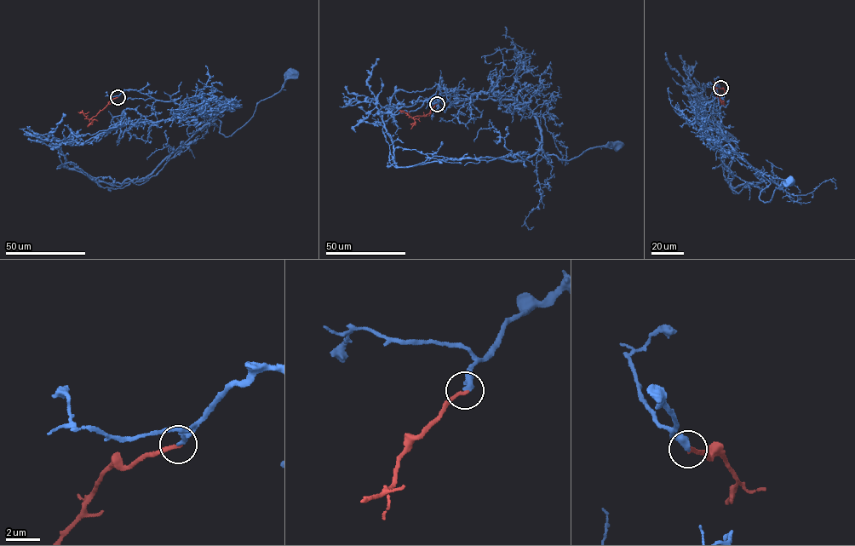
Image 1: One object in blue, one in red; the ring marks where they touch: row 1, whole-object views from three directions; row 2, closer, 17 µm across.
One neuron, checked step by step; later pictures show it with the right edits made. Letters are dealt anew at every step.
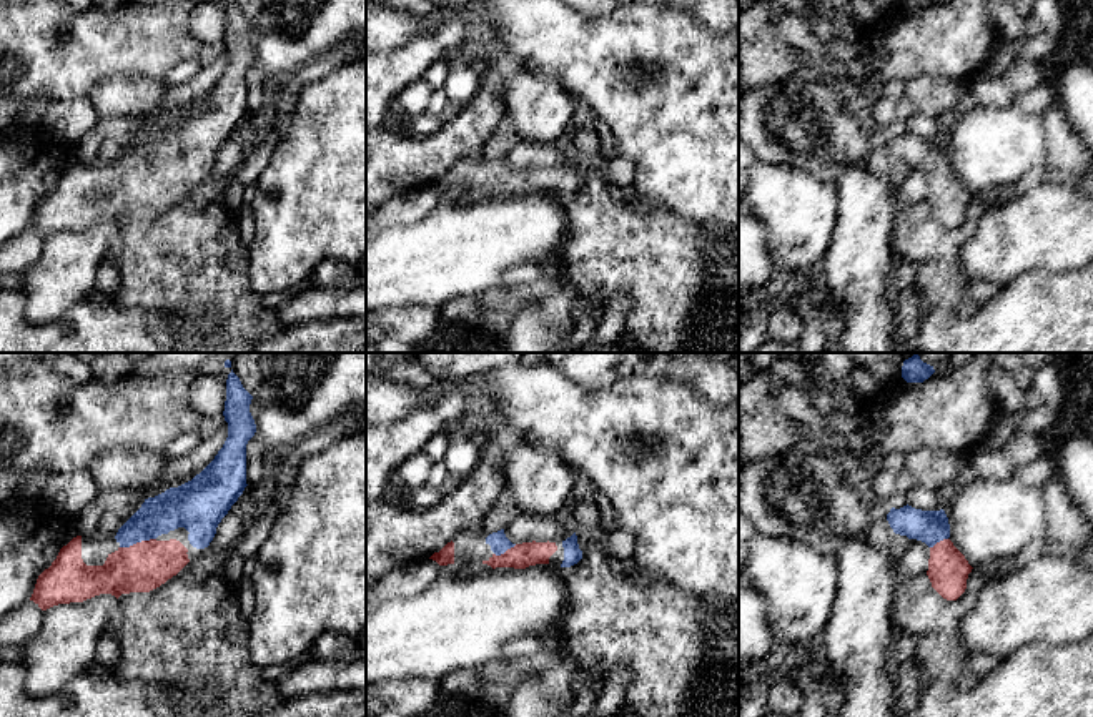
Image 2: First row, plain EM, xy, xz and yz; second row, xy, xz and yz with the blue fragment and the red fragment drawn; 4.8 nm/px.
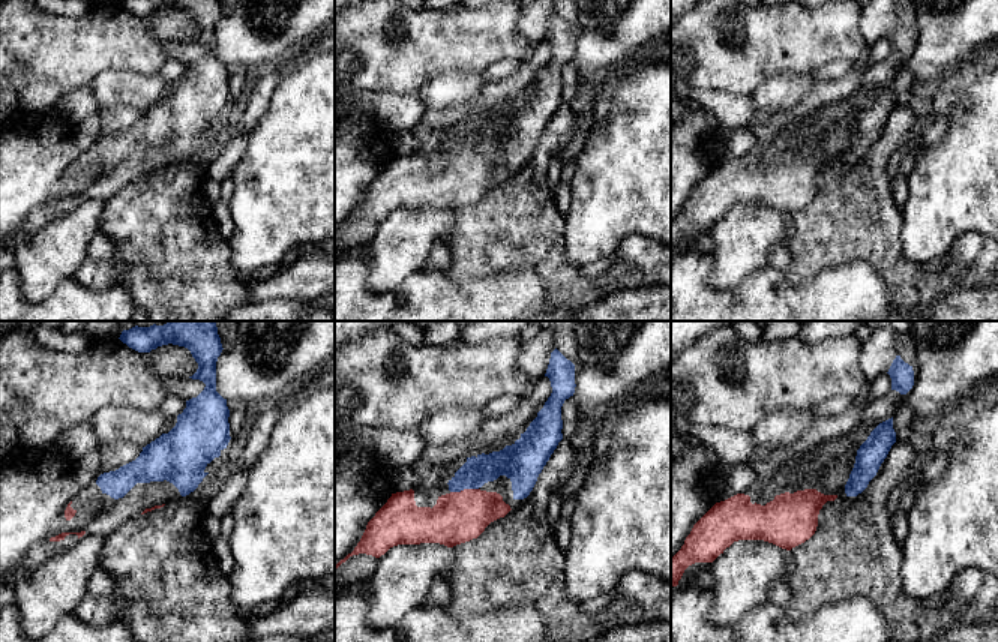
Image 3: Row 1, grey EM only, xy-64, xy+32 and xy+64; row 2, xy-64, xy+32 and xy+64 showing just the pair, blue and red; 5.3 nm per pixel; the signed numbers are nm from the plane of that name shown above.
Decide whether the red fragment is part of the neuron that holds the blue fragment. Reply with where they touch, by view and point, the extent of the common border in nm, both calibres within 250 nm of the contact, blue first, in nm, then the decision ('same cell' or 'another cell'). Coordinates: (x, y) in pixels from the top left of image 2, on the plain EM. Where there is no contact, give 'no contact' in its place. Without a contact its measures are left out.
meets blue in xy at (137, 168); contact 180 nm long; 190 nm thick on the blue side, 240 nm on the other; same cell

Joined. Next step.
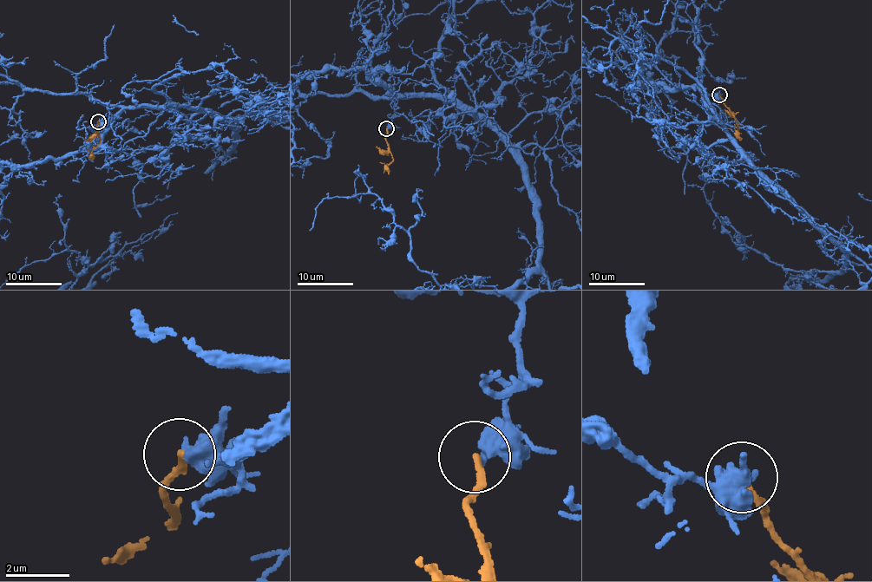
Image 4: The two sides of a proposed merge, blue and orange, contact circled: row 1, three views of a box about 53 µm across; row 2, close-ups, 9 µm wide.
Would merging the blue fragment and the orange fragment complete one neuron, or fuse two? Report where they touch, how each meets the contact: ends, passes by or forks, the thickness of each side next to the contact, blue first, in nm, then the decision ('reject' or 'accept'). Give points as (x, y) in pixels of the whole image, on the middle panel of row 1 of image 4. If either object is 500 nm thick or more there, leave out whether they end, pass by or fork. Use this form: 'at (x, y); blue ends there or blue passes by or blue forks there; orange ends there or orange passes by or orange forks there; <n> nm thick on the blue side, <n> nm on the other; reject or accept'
at (386, 128); 500 nm thick on the blue side, 200 nm on the other; reject

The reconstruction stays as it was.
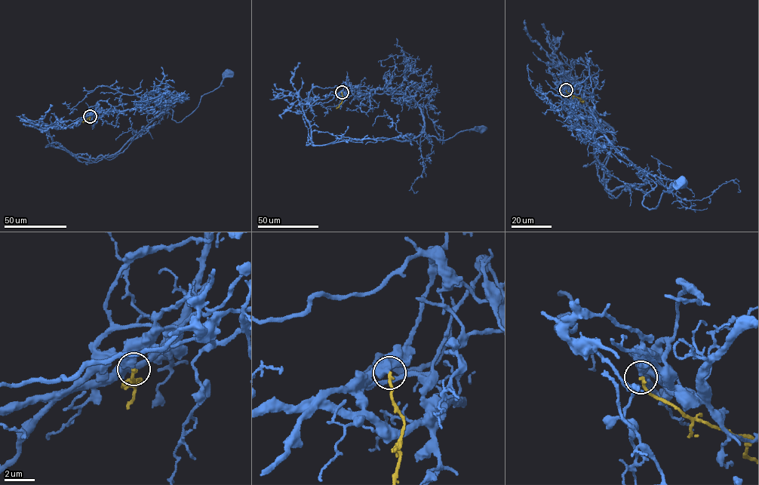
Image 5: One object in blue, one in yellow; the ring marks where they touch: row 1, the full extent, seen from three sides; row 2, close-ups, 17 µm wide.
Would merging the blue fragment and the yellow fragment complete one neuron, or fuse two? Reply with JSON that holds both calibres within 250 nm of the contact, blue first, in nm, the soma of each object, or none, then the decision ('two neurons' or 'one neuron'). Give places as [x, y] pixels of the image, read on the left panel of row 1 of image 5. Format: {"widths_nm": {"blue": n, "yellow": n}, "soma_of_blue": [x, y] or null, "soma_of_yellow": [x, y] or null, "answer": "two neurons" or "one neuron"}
{"widths_nm": {"blue": 550, "yellow": 200}, "soma_of_blue": [228, 73], "soma_of_yellow": null, "answer": "two neurons"}

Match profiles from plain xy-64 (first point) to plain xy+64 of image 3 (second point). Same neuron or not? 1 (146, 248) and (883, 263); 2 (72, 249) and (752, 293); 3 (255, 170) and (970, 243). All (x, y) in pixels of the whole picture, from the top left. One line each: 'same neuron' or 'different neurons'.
1: same neuron
2: different neurons
3: different neurons

